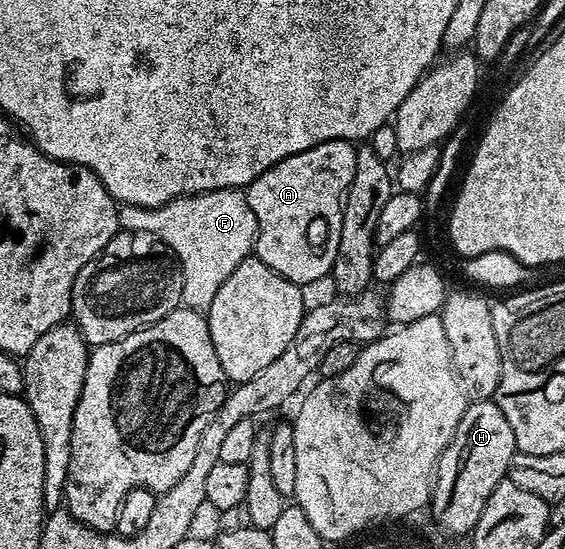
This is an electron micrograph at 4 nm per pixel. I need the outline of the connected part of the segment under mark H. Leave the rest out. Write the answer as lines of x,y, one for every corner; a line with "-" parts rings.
496,399
472,401
463,418
459,418
459,426
455,426
455,434
437,463
431,497
431,509
437,519
434,521
449,532
472,533
479,514
483,514
483,506
487,506
487,498
491,498
491,490
508,477
517,451
511,422
499,410

